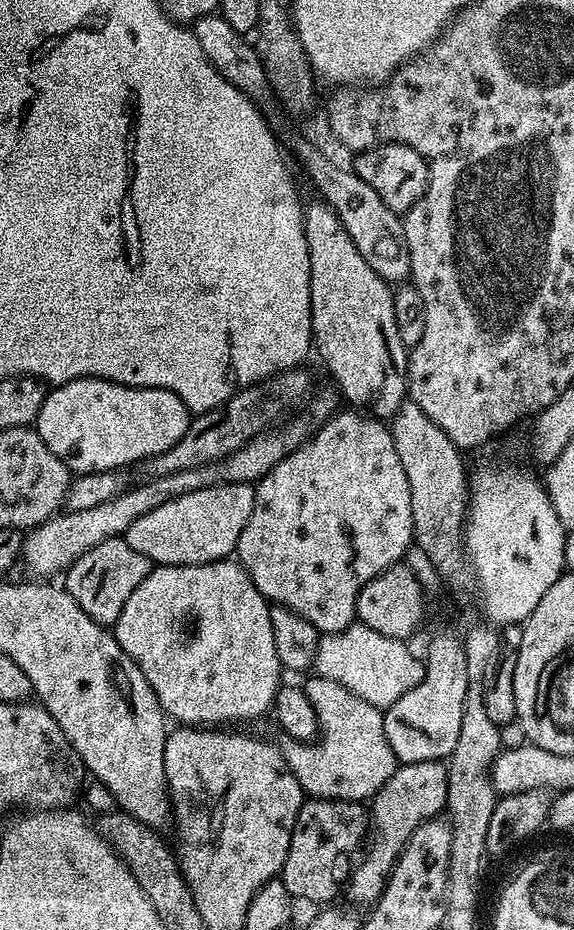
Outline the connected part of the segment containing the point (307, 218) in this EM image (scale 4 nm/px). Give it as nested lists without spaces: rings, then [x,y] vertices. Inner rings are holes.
[[[319,198],[313,200],[312,205],[304,208],[304,233],[310,254],[310,306],[315,355],[320,355],[321,362],[328,367],[336,383],[335,391],[343,399],[345,396],[353,409],[367,410],[376,418],[391,418],[406,400],[409,354],[398,335],[398,322],[394,322],[393,289],[389,281],[383,280],[368,265],[366,258],[358,254],[354,238],[346,234],[346,226],[342,226],[336,211]]]

